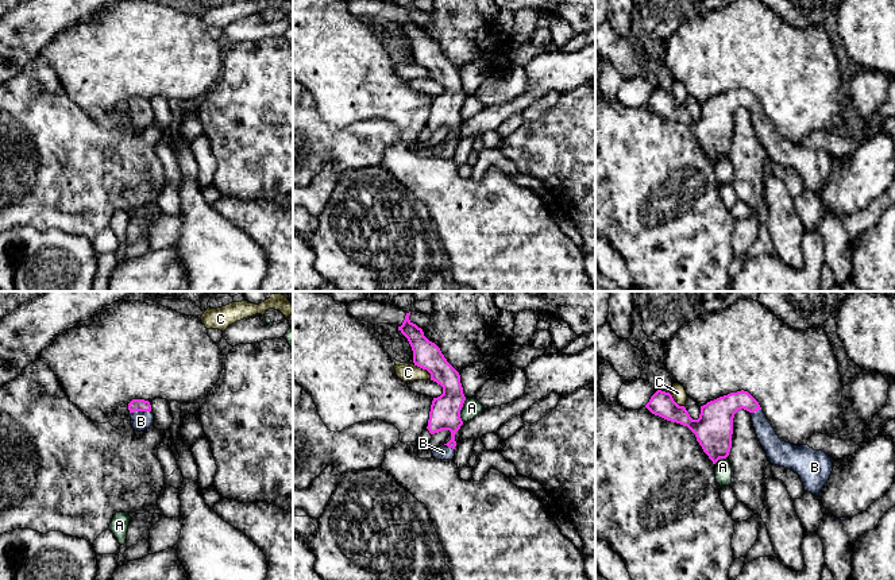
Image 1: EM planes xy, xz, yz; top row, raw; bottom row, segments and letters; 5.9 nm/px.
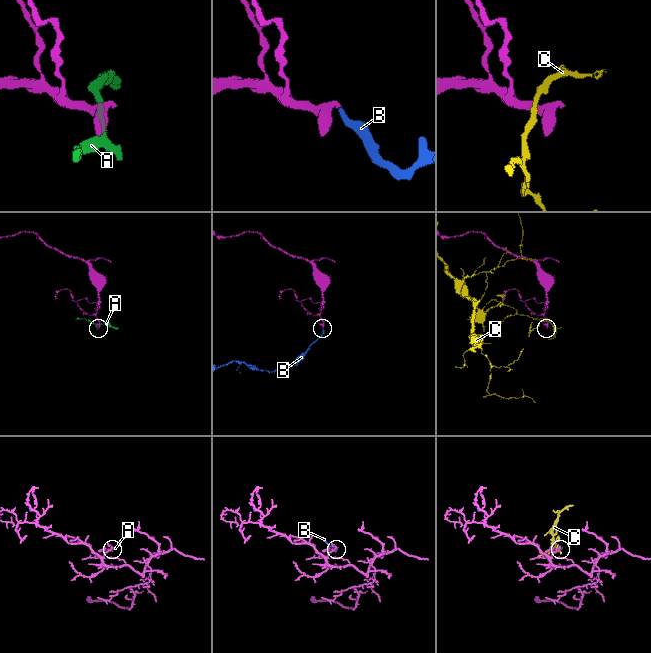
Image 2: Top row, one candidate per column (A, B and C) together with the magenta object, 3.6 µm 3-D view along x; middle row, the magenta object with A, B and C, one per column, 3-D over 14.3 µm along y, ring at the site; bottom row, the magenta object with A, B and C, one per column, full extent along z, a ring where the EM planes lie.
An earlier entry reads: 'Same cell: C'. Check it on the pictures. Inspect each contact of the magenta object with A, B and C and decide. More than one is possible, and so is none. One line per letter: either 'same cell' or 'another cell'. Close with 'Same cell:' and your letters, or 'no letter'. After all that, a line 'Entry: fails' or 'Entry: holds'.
A: another cell
B: same cell
C: another cell
Same cell: B
Entry: fails

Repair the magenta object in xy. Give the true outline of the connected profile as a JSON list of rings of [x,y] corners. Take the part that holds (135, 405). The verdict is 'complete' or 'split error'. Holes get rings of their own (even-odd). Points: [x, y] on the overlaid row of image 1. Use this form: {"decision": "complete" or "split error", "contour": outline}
{"decision": "split error", "contour": [[[132,399],[128,403],[131,425],[138,432],[147,430],[154,424],[154,414],[151,413],[151,405],[144,399]]]}

